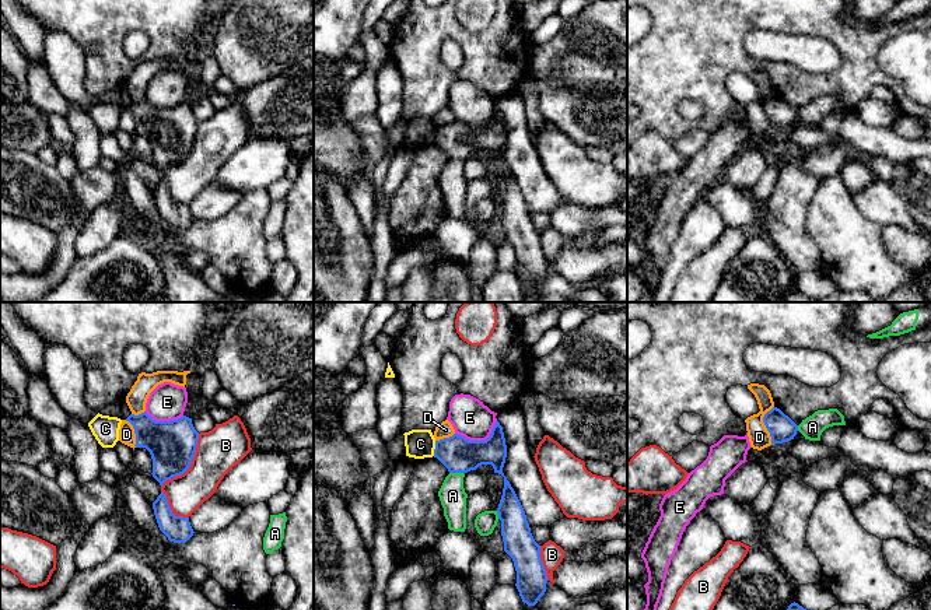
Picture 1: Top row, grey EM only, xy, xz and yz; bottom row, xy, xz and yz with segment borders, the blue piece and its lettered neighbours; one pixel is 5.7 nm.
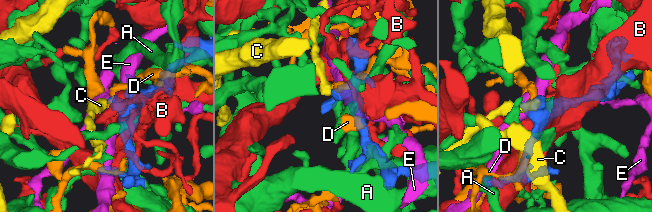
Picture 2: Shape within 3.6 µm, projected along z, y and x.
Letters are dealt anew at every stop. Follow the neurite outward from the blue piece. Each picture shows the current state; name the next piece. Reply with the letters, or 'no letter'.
no letter

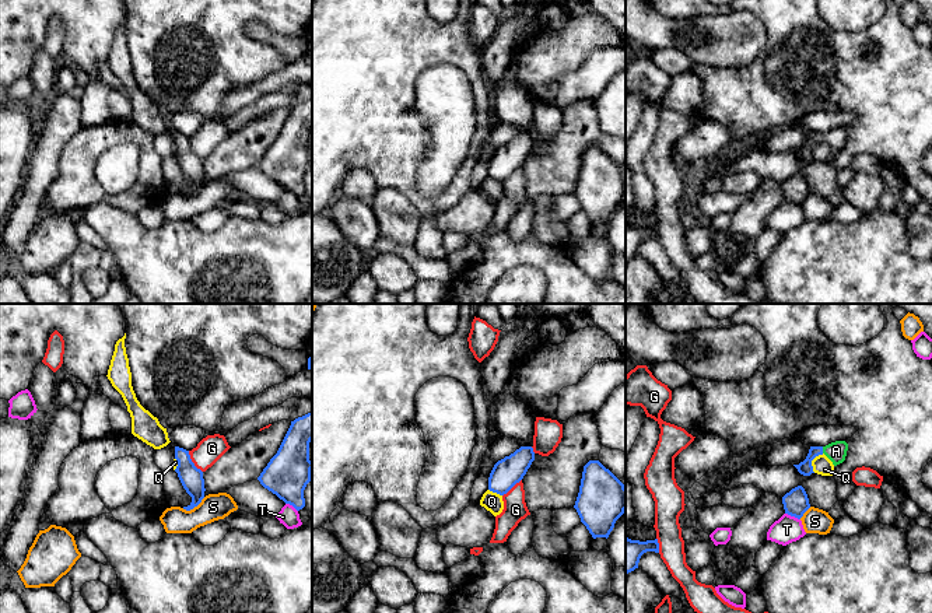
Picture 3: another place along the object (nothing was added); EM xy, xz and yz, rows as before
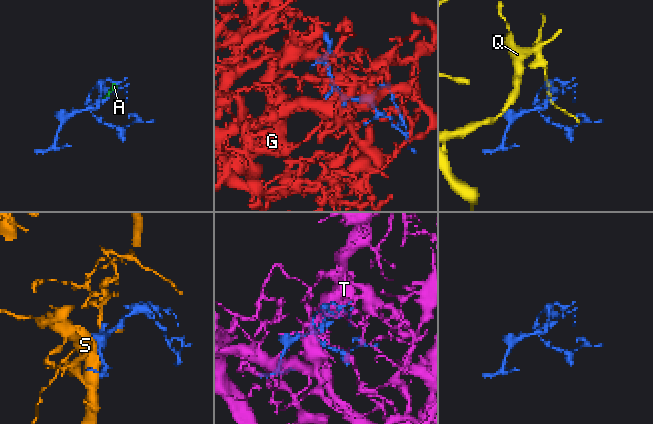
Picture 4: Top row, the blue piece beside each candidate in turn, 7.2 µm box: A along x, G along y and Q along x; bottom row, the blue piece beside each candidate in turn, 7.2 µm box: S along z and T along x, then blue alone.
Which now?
A

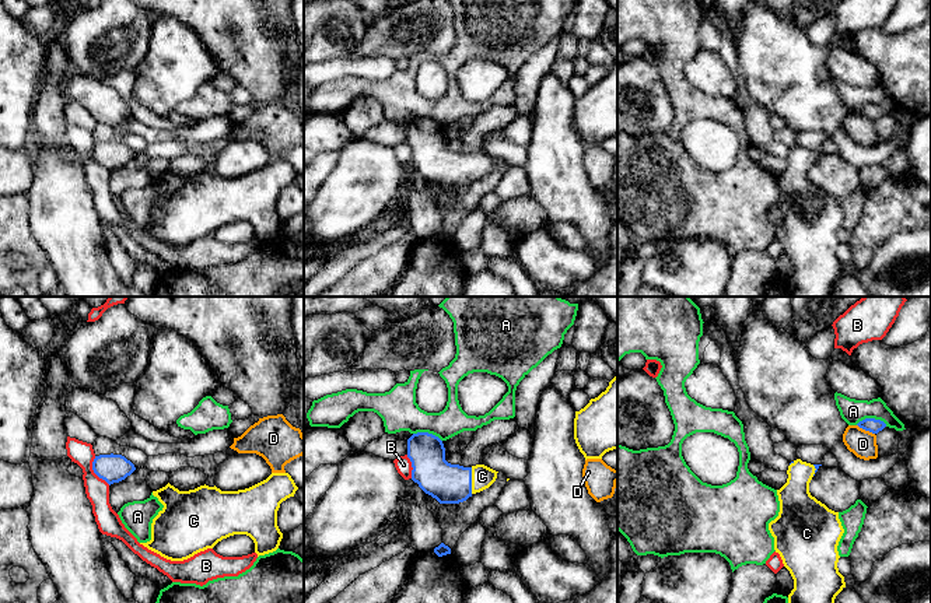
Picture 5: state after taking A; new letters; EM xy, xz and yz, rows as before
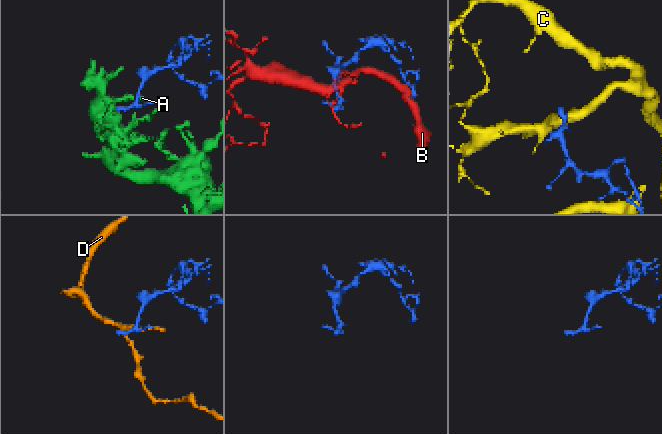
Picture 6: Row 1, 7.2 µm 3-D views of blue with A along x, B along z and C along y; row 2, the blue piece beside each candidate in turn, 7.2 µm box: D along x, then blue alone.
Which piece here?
C

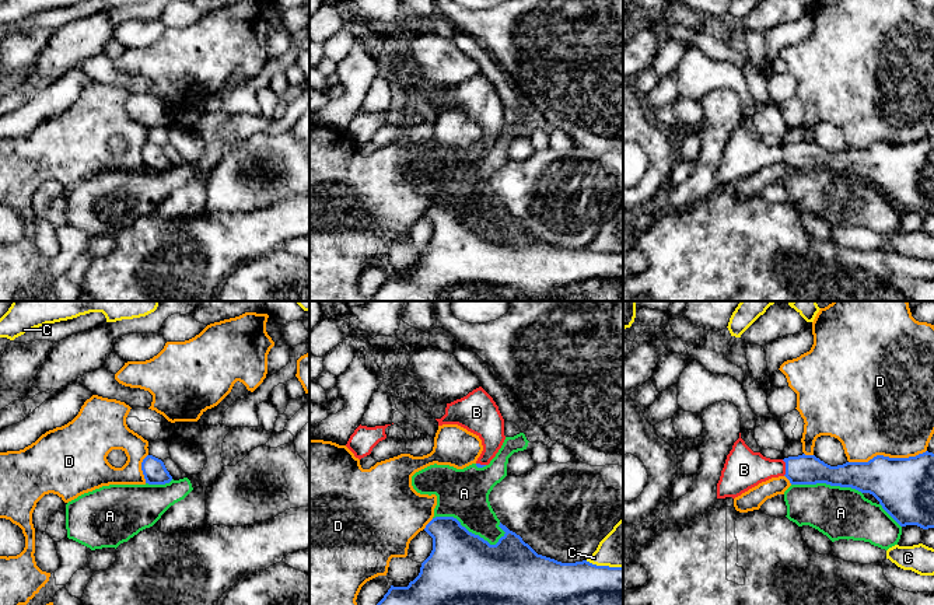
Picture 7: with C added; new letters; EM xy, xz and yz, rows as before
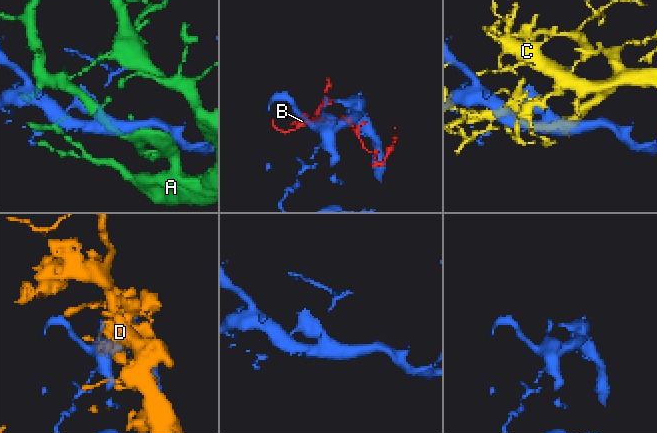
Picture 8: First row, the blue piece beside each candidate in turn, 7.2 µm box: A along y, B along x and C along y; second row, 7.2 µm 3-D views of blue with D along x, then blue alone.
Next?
B

